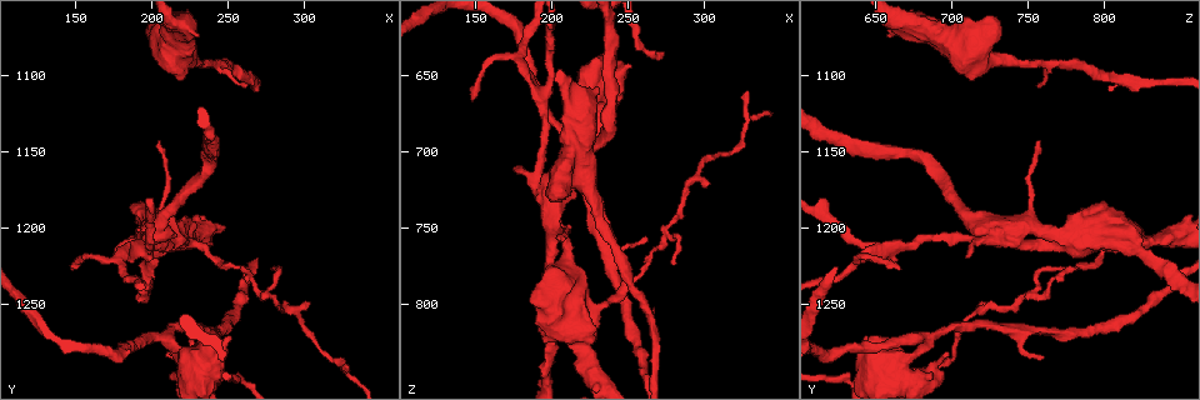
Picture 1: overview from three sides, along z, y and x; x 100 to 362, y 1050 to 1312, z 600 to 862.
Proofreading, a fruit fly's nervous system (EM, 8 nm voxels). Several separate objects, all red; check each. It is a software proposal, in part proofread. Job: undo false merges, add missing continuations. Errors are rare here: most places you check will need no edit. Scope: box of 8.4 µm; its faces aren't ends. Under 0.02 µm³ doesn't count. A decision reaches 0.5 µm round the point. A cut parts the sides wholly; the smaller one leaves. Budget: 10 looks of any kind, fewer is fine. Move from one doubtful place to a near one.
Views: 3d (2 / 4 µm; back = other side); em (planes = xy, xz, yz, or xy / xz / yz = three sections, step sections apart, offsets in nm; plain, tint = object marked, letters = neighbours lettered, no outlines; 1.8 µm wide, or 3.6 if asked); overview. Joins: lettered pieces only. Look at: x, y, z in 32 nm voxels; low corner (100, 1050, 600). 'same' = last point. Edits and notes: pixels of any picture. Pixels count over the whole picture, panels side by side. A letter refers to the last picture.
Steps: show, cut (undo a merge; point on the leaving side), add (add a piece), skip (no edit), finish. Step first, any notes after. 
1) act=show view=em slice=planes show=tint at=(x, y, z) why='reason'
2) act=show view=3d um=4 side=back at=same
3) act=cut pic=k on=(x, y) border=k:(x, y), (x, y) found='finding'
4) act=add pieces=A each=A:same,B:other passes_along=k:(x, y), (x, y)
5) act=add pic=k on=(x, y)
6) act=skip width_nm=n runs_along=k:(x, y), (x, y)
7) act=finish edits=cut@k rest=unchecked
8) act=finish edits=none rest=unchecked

act=show view=em um=3.6 slice=xz step=16 show=tint at=(208, 1208, 780) why='thick turns thin'

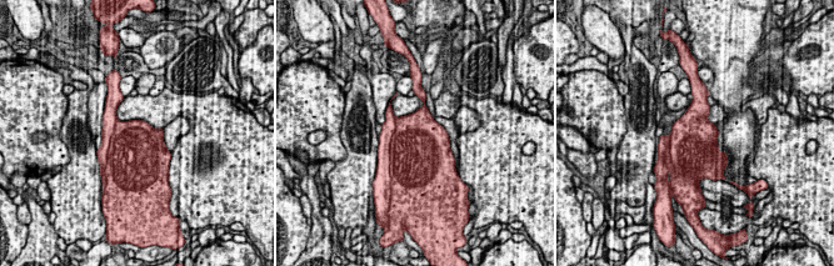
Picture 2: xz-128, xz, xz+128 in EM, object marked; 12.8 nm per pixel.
act=show view=em um=3.6 slice=xz step=16 show=letters at=same why='what lies round it'

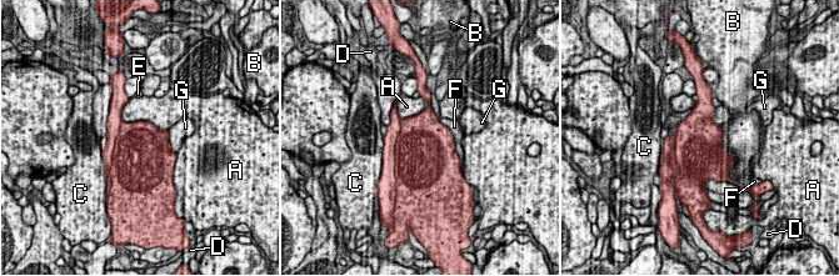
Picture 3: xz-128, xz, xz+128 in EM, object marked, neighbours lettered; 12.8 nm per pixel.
act=cut pic=3 on=(393, 129) width_nm=600 each=A:other,B:other,C:other,D:other,E:other,F:other,G:other border=3:(401, 119), (393, 170) found='two neurons meet here'

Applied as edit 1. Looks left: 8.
act=show view=3d um=4 at=(194, 1212, 664) why='three-way junction'

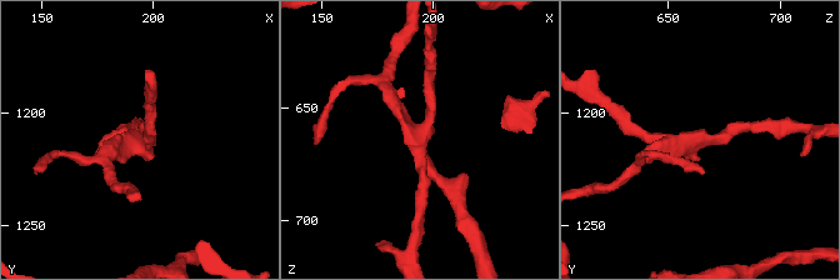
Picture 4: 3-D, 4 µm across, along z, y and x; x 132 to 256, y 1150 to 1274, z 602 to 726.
act=show view=em slice=planes show=letters at=(193, 1213, 662) arms=3 why='need the tissue'

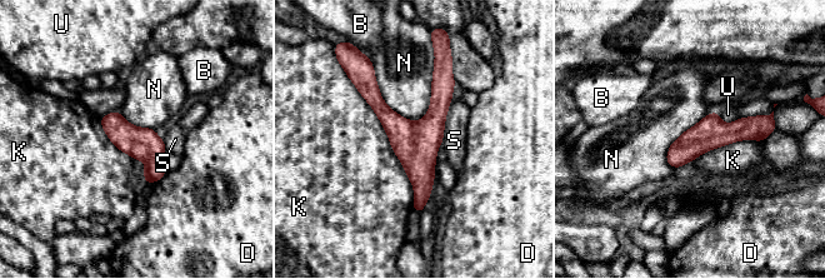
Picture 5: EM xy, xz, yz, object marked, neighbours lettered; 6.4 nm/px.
act=skip width_nm=220 longest_contact=K:900nm each=B:other,D:other,K:other,N:other,S:other,U:other found='all the same neuron'

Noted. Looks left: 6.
act=show view=3d um=4 at=(212, 1274, 684) why='three-way junction'

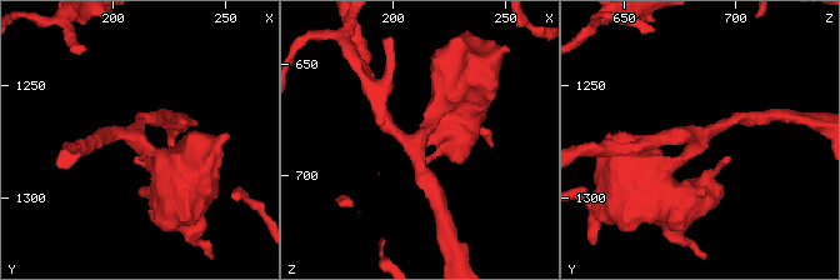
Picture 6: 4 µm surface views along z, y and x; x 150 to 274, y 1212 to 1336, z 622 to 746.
act=show view=em slice=yz step=8 show=tint at=(210, 1273, 686) arms=3 arm_widths_nm=190,220,320

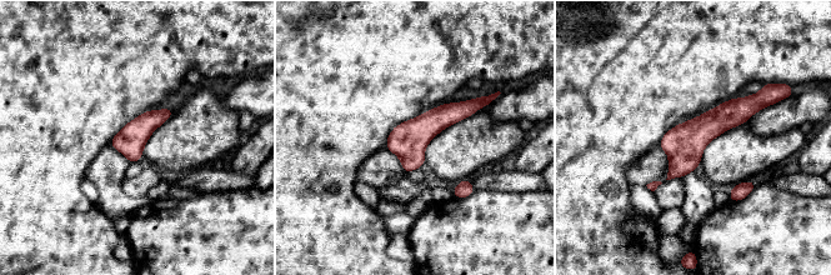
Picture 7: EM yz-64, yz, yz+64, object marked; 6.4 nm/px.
act=show view=em slice=planes show=letters at=same

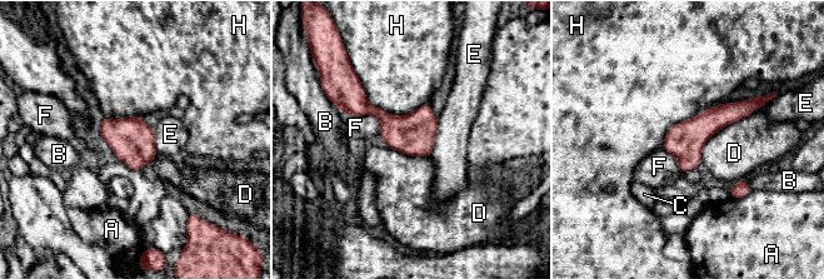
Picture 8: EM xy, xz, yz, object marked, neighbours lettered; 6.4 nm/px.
act=skip each=A:other,B:other,C:other,D:other,E:other,F:other,H:other found='all the same neuron'

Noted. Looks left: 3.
act=finish edits=cut@3 rest=unchecked

